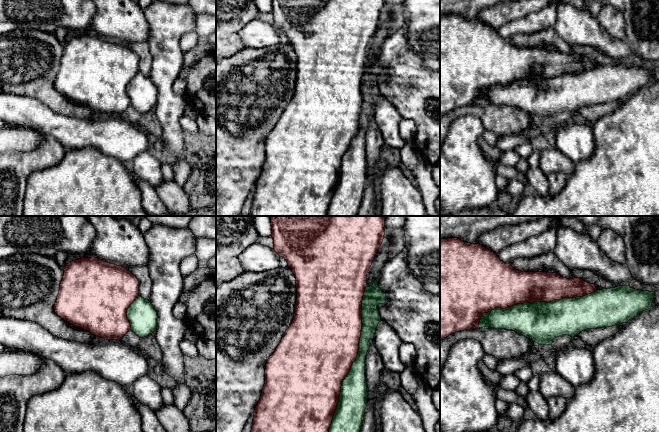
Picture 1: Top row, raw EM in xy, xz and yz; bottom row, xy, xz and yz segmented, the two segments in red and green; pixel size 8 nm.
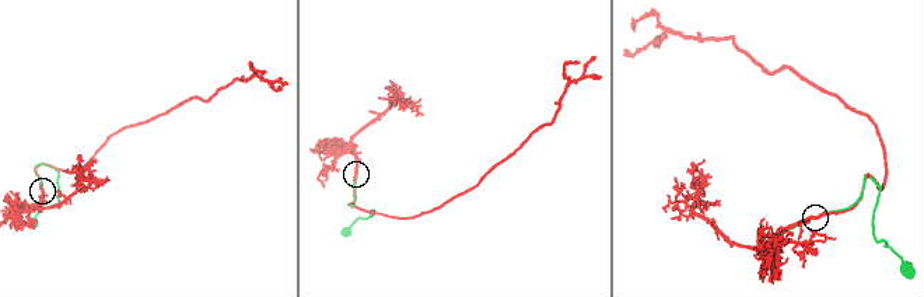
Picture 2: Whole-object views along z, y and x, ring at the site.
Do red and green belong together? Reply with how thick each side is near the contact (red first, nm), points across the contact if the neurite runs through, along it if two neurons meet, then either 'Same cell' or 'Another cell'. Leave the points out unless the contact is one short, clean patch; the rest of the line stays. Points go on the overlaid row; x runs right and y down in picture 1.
Thickness 500 nm (red) against 200 nm. Same cell

